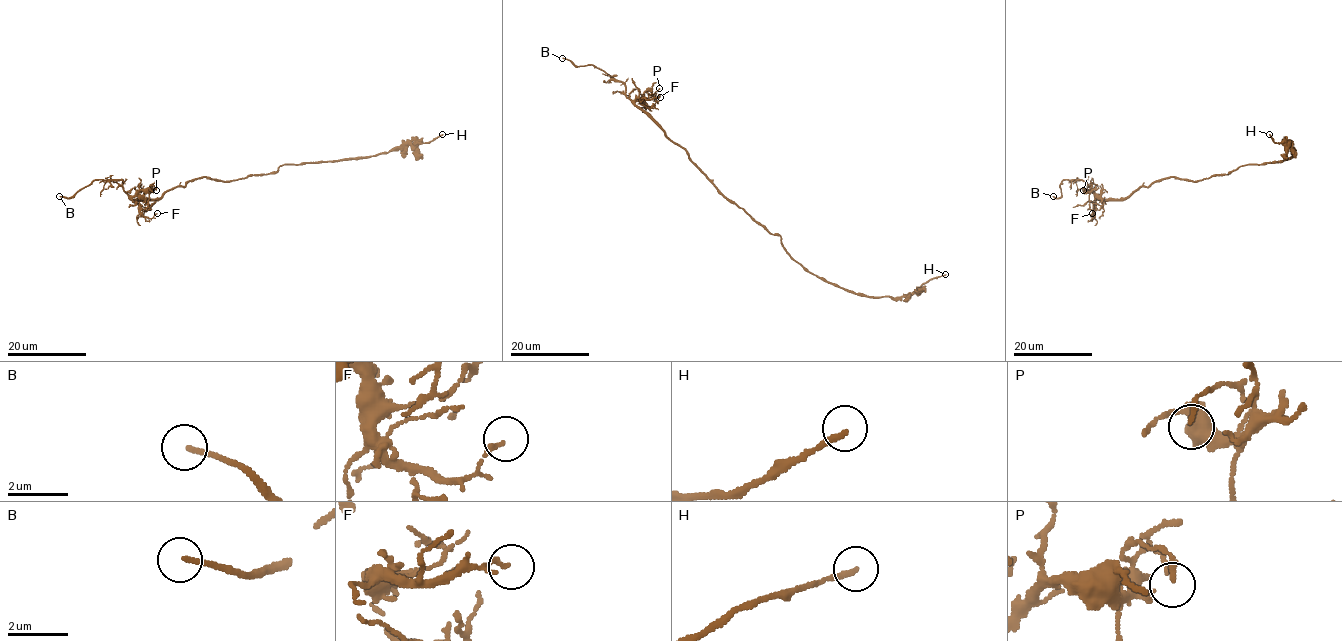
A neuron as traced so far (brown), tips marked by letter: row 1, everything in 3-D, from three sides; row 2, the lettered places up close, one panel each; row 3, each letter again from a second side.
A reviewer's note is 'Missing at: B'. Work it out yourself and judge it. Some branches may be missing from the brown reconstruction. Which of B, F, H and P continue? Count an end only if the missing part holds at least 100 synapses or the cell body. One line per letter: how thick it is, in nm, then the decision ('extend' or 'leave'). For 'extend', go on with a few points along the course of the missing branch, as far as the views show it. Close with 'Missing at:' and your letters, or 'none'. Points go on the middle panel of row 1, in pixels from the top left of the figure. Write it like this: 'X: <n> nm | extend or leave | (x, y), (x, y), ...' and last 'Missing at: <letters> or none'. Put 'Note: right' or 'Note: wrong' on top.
Note: right
B: 150 nm | extend | (562, 58), (524, 52)
F: 140 nm | leave
H: 190 nm | leave
P: 170 nm | leave
Missing at: B

